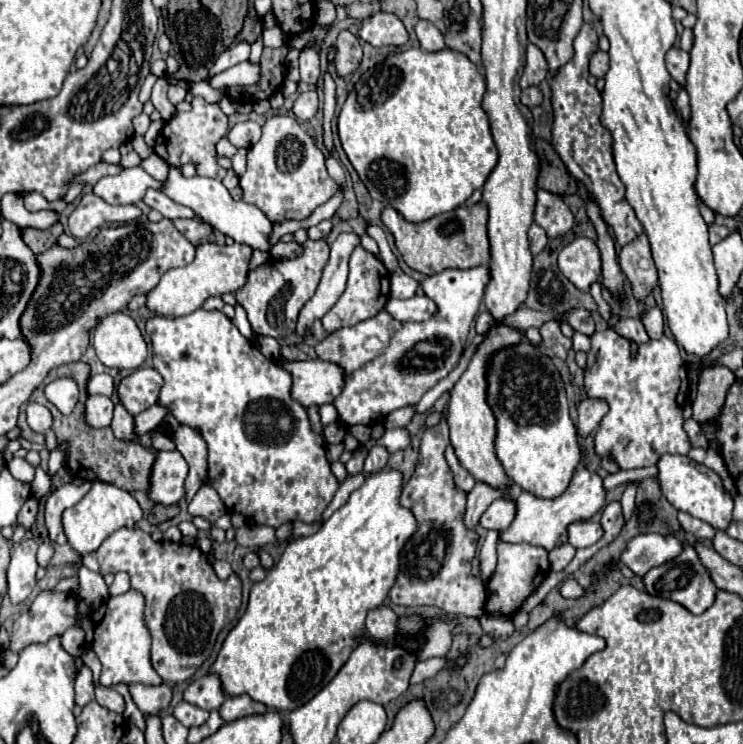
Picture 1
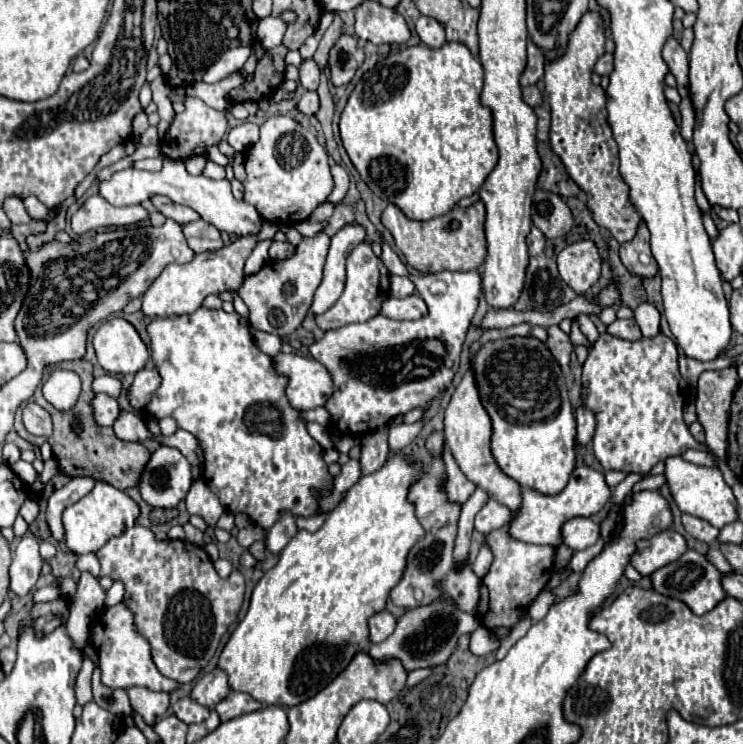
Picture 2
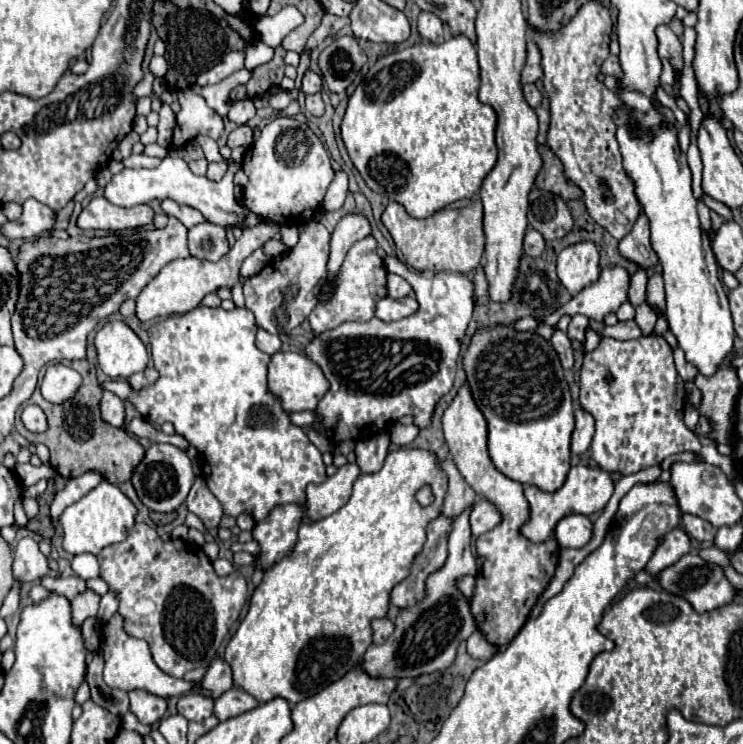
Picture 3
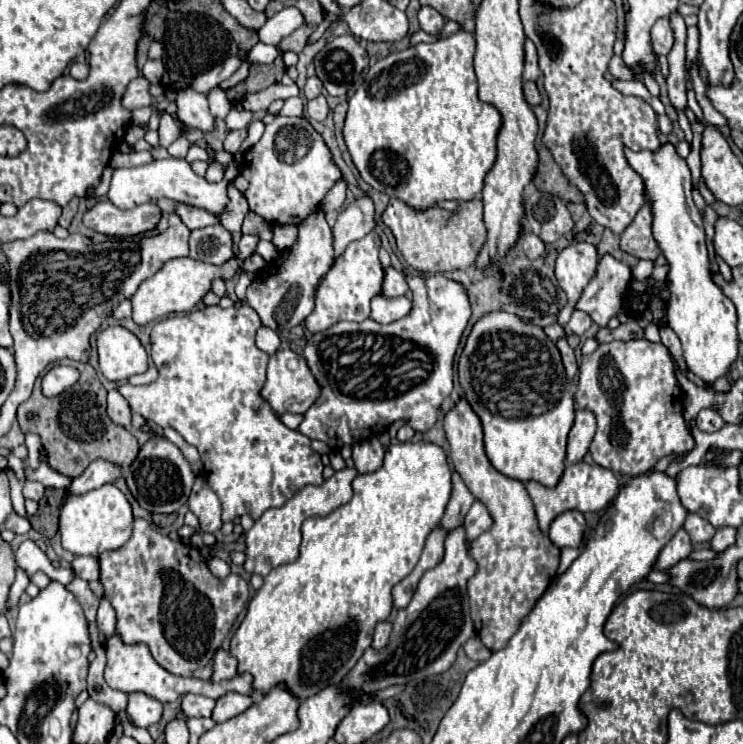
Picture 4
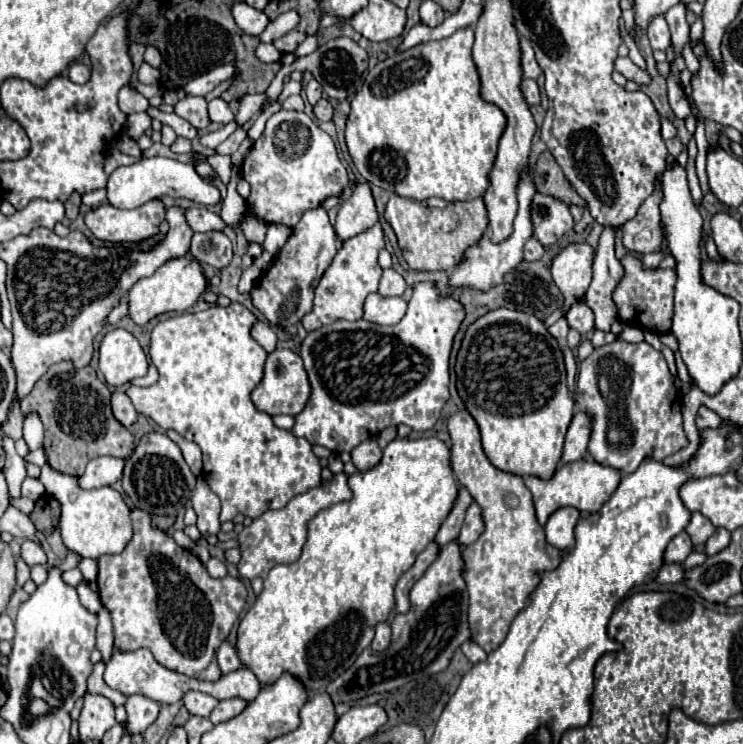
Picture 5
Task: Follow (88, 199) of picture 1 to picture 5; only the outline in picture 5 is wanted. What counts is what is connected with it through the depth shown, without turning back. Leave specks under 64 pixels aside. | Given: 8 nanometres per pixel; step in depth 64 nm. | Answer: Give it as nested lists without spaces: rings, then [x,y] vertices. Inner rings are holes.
[[[150,200],[134,210],[120,210],[120,208],[114,208],[110,204],[104,204],[100,208],[90,210],[84,216],[84,222],[98,240],[104,240],[104,242],[142,242],[142,240],[148,240],[148,238],[158,234],[158,226],[164,220],[164,212],[166,212],[166,208],[164,208],[162,200]]]

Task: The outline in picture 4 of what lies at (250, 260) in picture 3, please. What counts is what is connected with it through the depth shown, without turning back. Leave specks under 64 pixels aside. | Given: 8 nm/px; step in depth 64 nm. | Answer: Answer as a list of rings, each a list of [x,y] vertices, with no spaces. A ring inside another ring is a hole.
[[[253,253],[250,258],[244,260],[241,268],[242,272],[255,272],[263,270],[266,266],[266,261],[259,254]]]

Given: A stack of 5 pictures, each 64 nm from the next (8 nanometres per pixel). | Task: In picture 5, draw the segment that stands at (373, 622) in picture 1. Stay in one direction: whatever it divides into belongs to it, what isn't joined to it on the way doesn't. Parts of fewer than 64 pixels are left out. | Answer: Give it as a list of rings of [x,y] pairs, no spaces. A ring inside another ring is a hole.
[[[382,622],[376,626],[376,636],[374,636],[370,648],[374,652],[384,652],[388,646],[390,646],[390,626],[386,622]]]

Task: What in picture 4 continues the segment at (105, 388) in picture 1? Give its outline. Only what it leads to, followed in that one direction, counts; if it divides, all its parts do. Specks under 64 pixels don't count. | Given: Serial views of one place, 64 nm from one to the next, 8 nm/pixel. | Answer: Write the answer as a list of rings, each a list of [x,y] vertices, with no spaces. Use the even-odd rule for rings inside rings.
[[[234,304],[230,308],[206,306],[204,310],[160,320],[150,332],[150,356],[158,368],[158,380],[148,386],[124,384],[118,388],[134,412],[160,428],[172,426],[188,444],[198,448],[204,462],[204,476],[222,502],[222,522],[232,522],[242,514],[250,514],[256,520],[268,508],[284,506],[300,488],[324,482],[324,466],[320,454],[310,448],[310,440],[300,436],[298,430],[286,428],[272,408],[268,408],[268,402],[260,400],[268,362],[268,354],[254,344],[260,324],[258,314],[248,304]]]

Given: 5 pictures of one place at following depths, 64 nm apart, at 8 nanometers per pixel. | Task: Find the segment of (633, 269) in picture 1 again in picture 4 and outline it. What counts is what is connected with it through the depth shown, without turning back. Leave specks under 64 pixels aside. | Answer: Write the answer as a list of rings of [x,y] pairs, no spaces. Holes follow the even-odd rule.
[[[648,200],[640,208],[632,224],[622,232],[620,248],[642,260],[656,260],[660,256],[660,248],[652,236],[652,220],[652,204]]]

